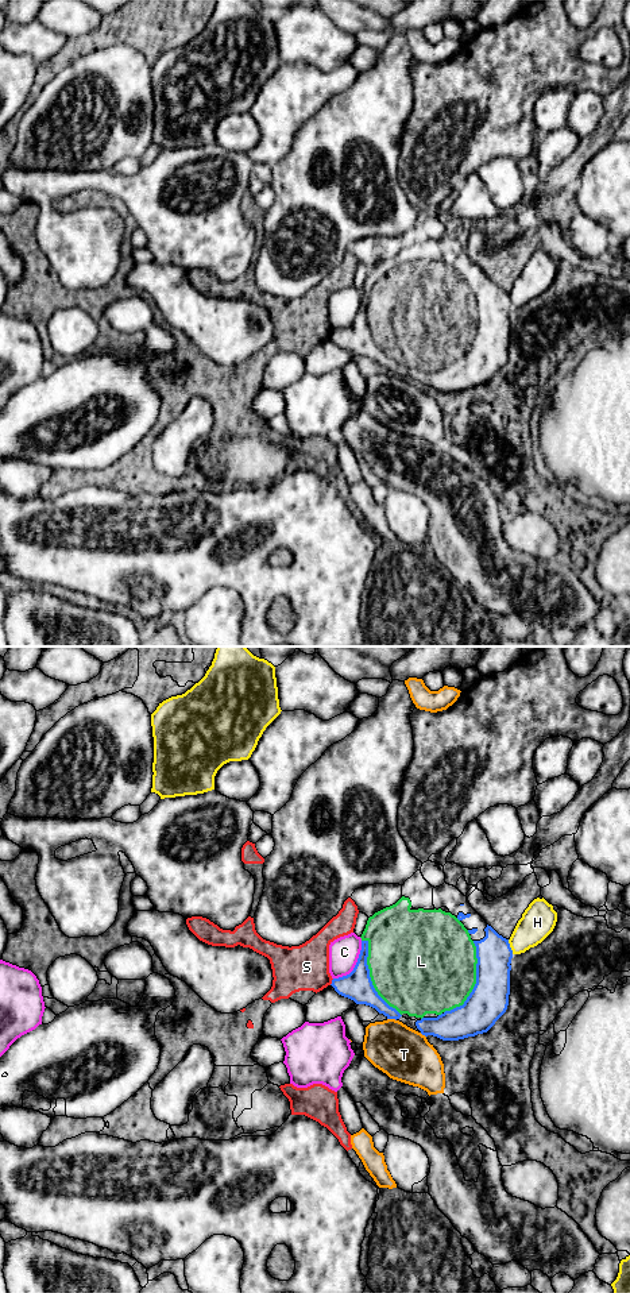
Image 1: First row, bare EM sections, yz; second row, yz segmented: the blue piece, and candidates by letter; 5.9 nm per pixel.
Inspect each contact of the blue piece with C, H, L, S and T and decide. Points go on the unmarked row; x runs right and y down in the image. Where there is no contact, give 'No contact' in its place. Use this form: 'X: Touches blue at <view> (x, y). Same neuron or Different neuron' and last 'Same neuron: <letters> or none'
C: Touches blue at yz (355, 317). Different neuron
H: Touches blue at yz (509, 298). Different neuron
L: Touches blue at yz (370, 329). Same neuron
S: Touches blue at yz (332, 334). Different neuron
T: Touches blue at yz (391, 370). Different neuron
Same neuron: L

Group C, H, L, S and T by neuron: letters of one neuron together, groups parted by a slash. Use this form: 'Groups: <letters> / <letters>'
Groups: C / H / L / S / T

